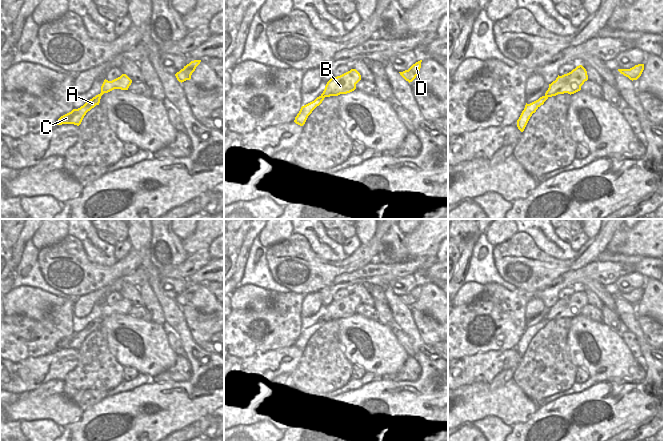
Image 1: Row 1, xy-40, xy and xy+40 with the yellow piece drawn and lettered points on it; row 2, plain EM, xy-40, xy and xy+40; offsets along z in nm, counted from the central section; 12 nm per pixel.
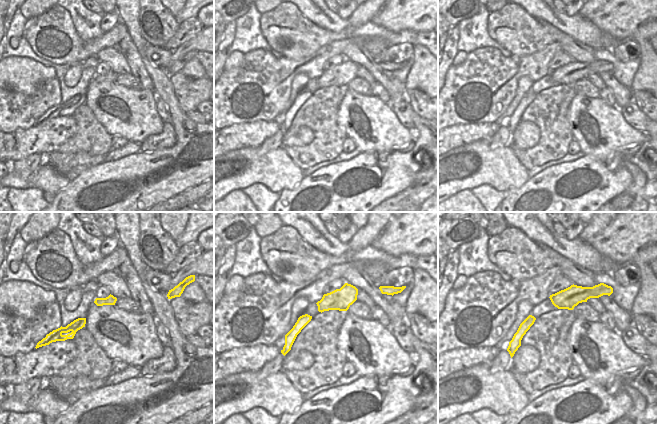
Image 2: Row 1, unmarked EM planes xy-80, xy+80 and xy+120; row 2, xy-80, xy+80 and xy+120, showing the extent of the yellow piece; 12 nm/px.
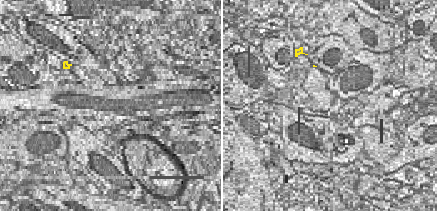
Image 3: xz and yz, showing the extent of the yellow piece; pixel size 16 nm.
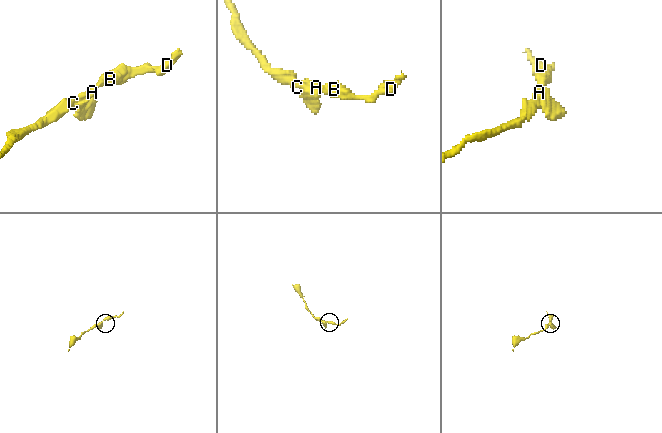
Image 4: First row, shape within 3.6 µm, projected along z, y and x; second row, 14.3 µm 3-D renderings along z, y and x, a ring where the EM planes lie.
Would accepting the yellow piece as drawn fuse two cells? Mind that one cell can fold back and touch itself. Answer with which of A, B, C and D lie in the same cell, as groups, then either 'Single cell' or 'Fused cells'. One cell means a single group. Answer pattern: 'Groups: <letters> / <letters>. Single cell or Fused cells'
Groups: A B C D. Single cell.

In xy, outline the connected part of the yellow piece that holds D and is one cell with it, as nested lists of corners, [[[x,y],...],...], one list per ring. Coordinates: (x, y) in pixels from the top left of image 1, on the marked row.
[[[422,60],[413,64],[408,70],[399,72],[400,75],[409,83],[412,82],[416,78],[416,76],[418,75],[419,71],[420,71],[421,62],[422,62]]]

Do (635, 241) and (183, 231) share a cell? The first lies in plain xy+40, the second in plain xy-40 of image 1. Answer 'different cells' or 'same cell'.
different cells

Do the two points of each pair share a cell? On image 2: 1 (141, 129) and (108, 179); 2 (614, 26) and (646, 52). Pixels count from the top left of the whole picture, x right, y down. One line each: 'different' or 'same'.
1: different
2: same

